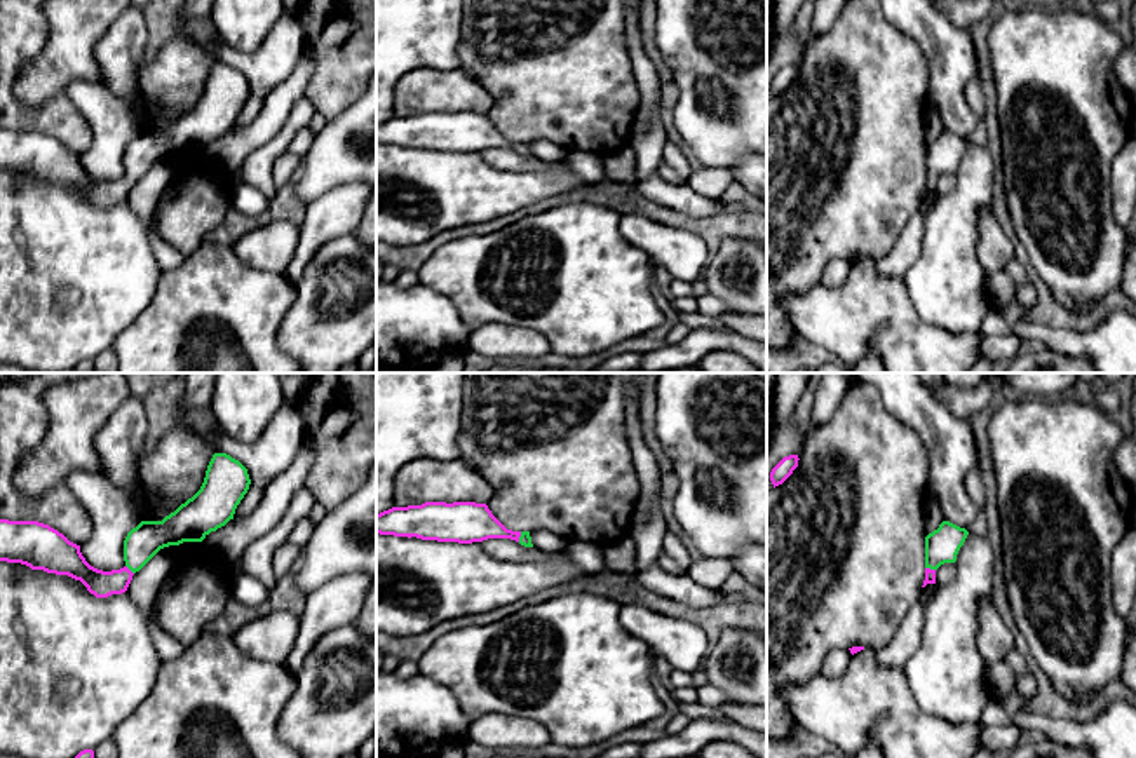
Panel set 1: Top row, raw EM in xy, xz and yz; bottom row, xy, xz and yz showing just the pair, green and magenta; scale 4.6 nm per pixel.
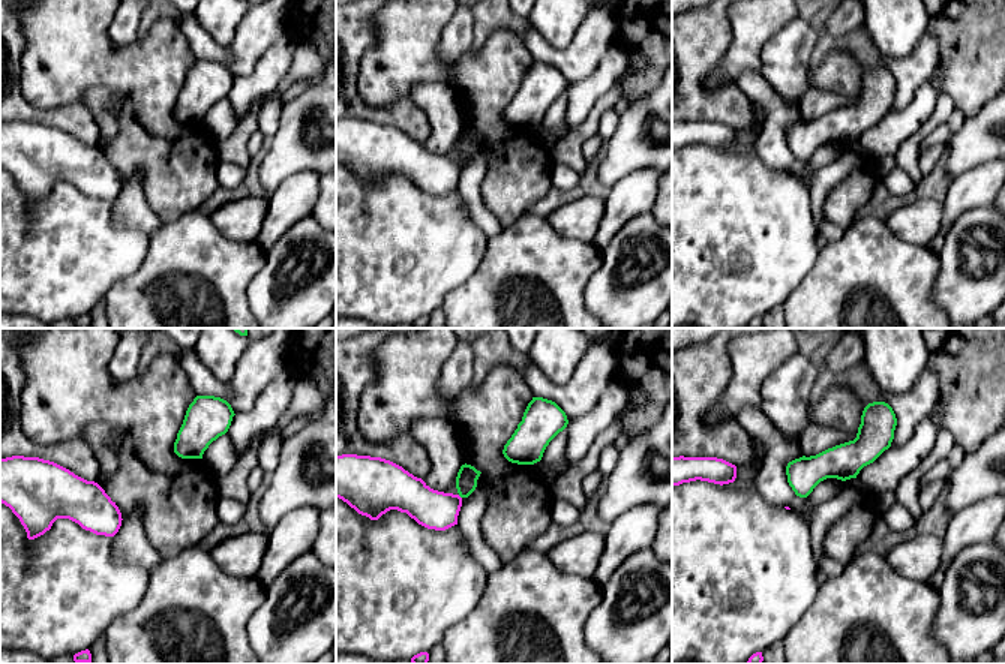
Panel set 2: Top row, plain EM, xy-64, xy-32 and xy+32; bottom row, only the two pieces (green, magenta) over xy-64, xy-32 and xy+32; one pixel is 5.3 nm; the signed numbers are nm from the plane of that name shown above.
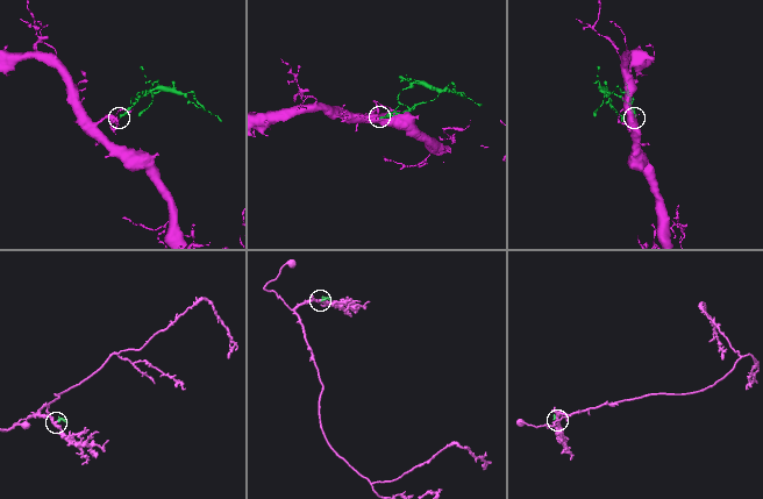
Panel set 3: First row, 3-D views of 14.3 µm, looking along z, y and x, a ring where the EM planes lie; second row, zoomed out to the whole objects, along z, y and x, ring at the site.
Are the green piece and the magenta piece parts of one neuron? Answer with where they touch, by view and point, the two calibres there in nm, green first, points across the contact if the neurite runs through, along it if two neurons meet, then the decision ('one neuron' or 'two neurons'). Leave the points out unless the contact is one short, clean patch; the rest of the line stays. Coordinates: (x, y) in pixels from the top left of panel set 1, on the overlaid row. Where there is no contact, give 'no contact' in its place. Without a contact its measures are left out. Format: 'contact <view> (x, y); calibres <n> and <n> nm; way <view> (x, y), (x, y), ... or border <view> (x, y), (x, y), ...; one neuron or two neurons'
contact xy (129, 568); calibres 160 and 120 nm; way xy (148, 537), (140, 546), (129, 568), (115, 582), (101, 584); one neuron

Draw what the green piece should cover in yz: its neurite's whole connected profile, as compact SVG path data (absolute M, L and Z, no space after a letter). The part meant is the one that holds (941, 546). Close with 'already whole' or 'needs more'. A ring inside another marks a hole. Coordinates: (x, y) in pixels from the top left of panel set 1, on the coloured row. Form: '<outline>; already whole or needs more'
M943 521L937 530L925 537L925 580L922 587L936 584L936 570L941 565L957 561L967 535L965 528Z; needs more

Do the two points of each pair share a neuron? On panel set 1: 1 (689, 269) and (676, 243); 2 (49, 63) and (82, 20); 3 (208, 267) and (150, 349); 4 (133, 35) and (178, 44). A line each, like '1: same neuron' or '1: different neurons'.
1: same neuron
2: same neuron
3: same neuron
4: different neurons

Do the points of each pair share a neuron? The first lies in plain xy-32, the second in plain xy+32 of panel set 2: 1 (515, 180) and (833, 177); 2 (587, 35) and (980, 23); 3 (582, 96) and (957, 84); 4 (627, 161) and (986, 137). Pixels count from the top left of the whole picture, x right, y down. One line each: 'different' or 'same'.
1: different
2: different
3: different
4: same

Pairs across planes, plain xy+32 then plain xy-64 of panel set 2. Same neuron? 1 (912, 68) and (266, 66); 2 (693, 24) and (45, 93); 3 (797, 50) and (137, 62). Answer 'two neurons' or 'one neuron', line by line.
1: two neurons
2: two neurons
3: two neurons

